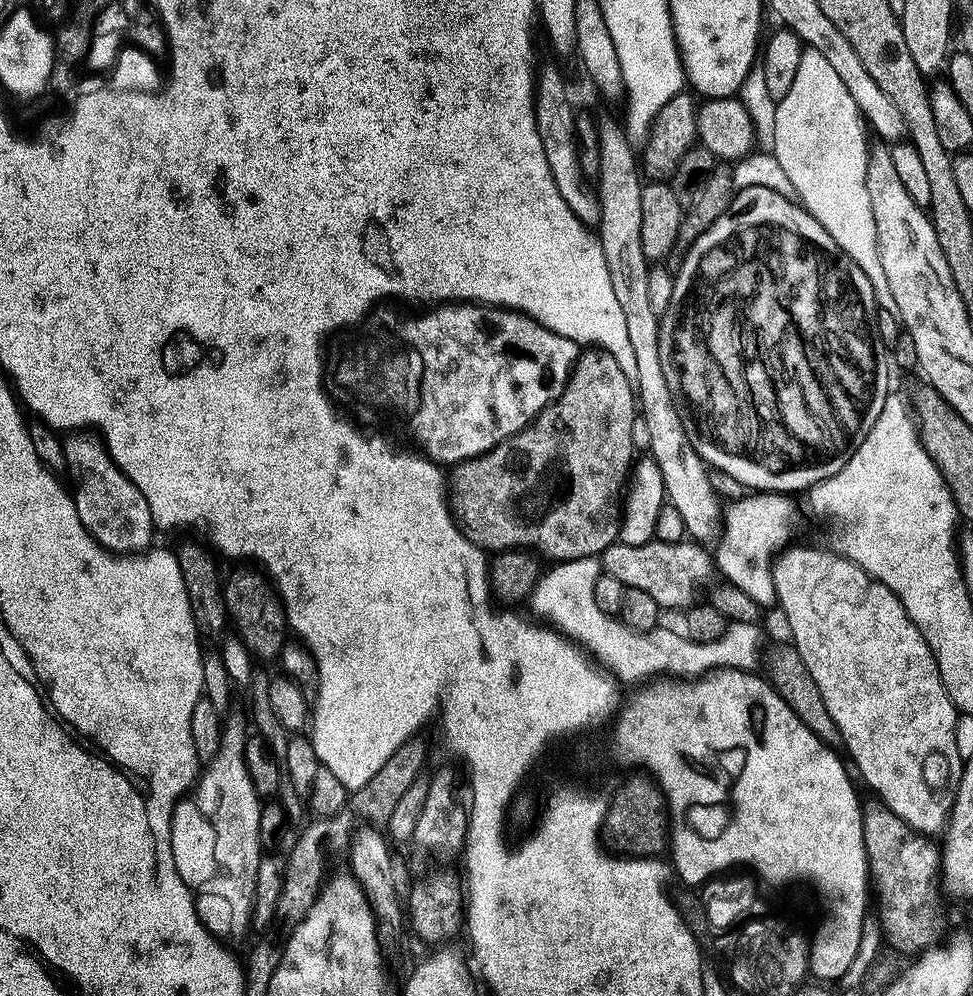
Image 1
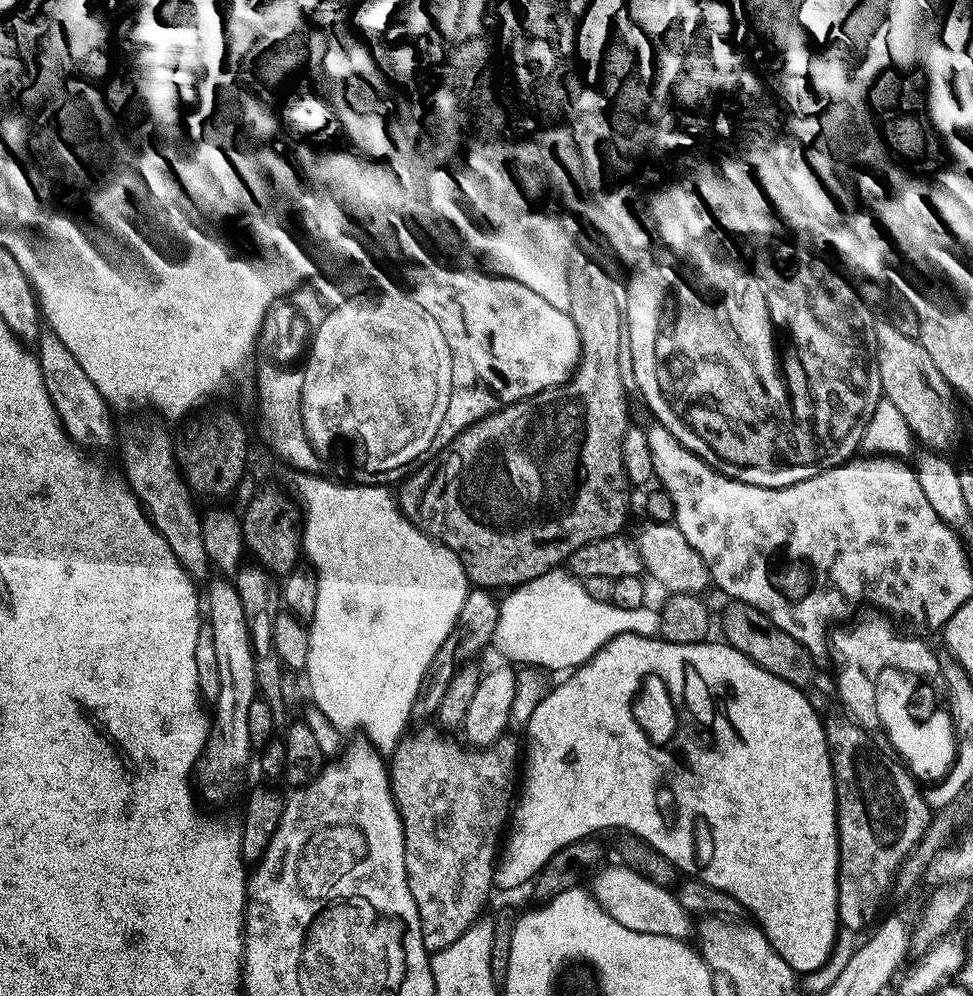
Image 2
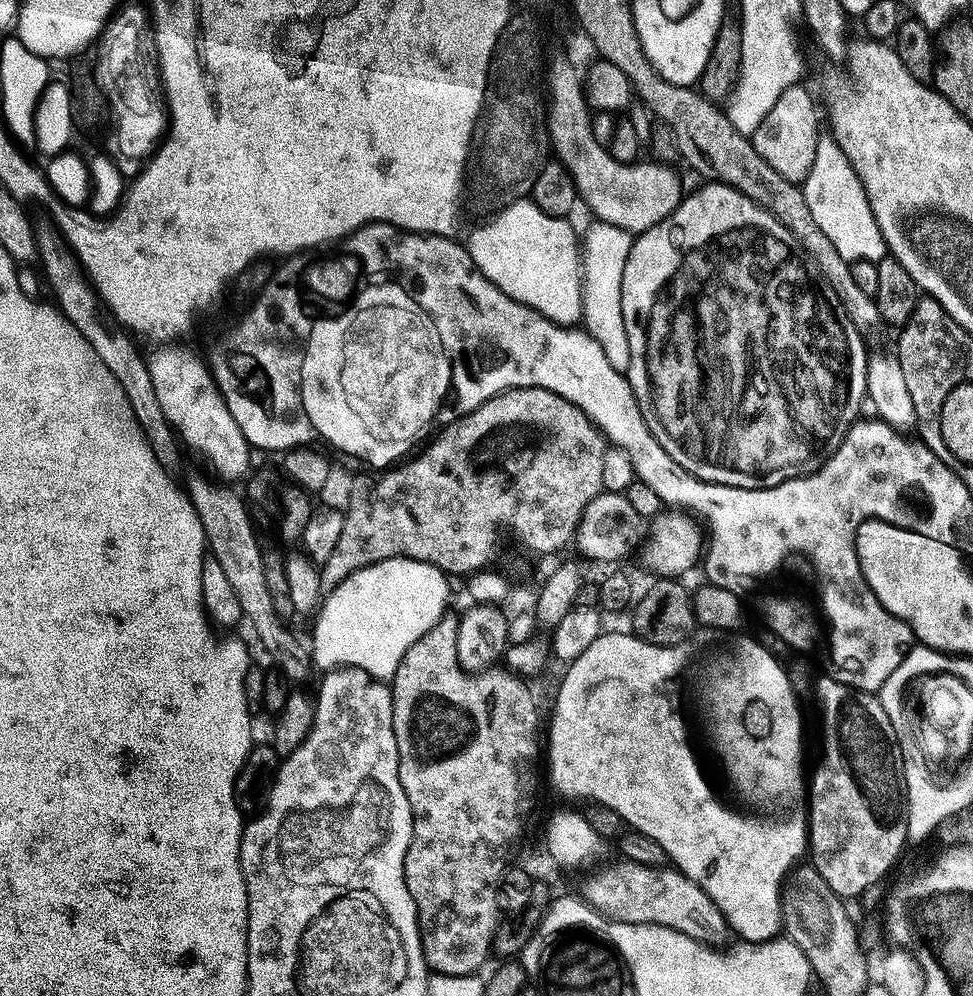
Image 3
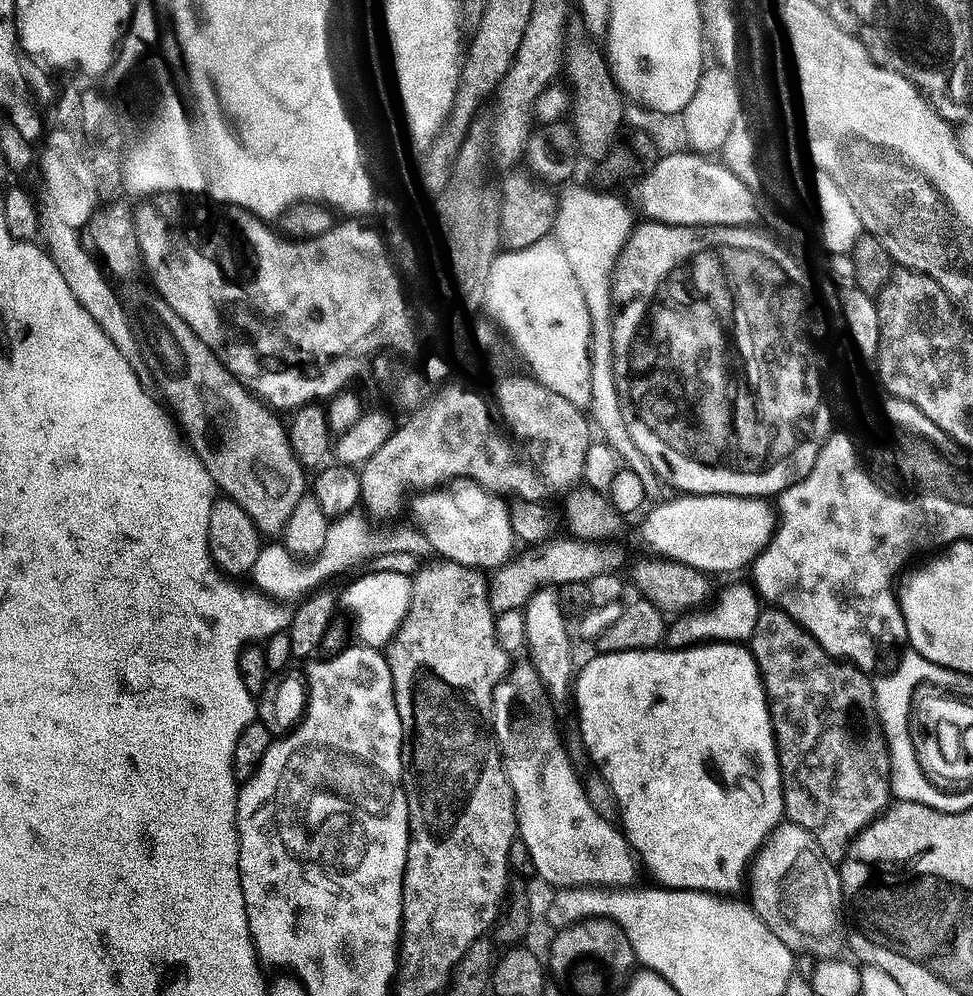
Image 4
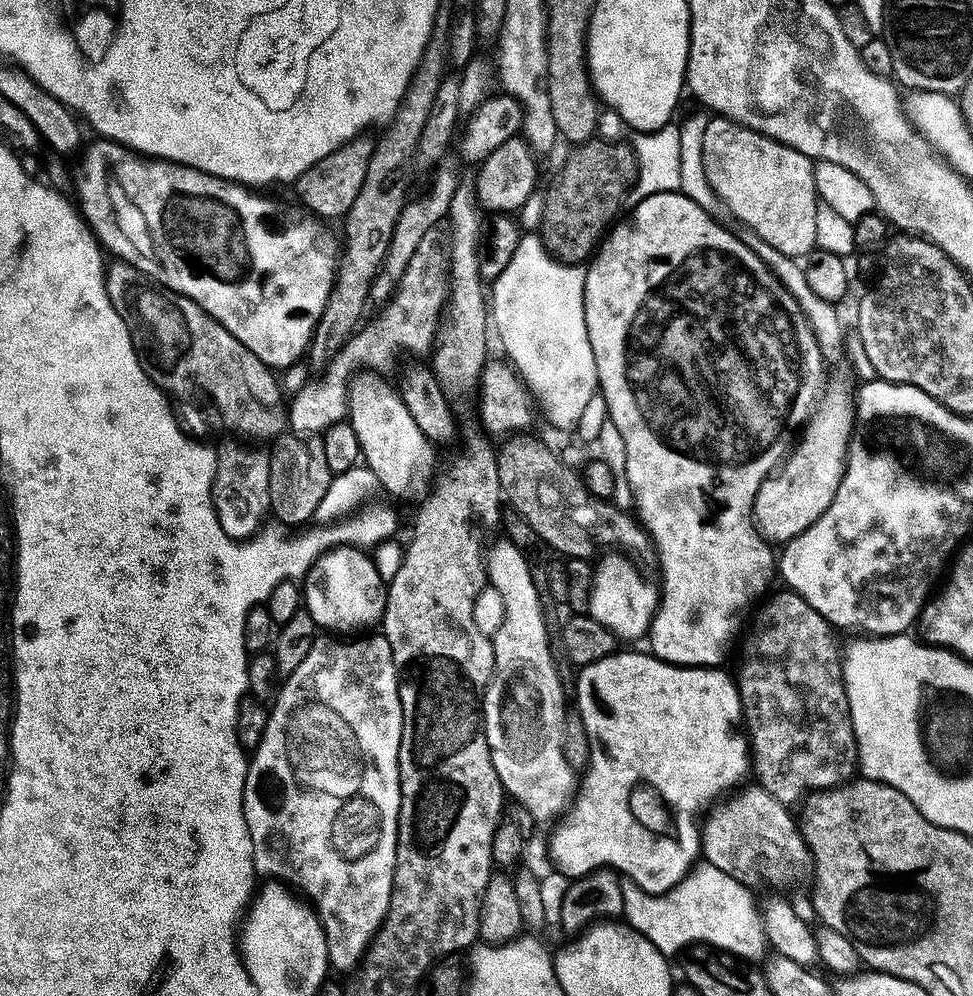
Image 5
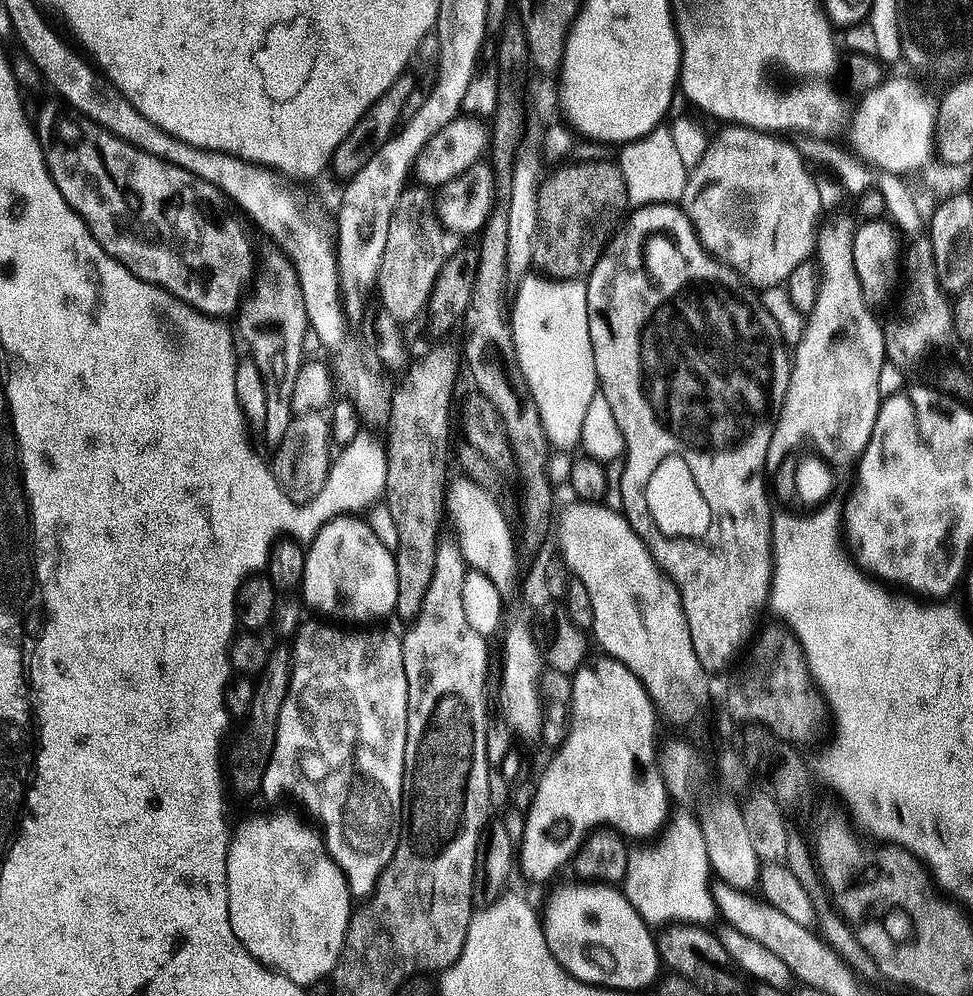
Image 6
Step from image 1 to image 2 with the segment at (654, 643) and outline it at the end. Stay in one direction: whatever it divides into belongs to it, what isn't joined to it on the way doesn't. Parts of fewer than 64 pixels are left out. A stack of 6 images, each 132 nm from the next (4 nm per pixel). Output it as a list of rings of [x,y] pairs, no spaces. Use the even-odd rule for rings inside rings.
[[[557,570],[546,573],[529,584],[521,584],[519,588],[509,591],[503,597],[498,618],[498,630],[494,641],[495,651],[505,656],[505,661],[513,665],[529,664],[529,669],[549,668],[552,672],[571,673],[573,670],[588,664],[605,646],[619,636],[660,636],[660,612],[645,606],[638,610],[618,610],[612,603],[598,602],[590,598],[587,587],[573,578],[567,571]]]

